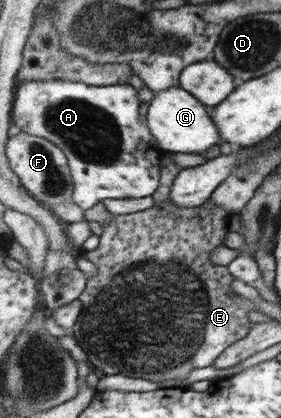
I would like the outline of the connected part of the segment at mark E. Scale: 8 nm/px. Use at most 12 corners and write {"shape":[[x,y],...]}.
{"shape":[[231,213],[101,223],[71,333],[100,375],[213,366],[258,311],[211,254]]}

